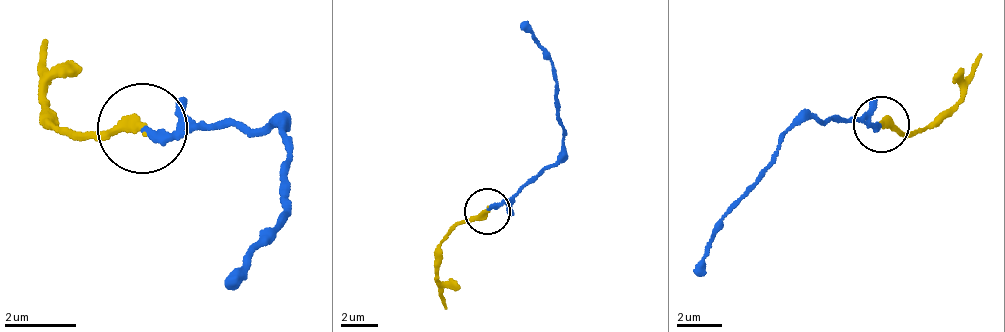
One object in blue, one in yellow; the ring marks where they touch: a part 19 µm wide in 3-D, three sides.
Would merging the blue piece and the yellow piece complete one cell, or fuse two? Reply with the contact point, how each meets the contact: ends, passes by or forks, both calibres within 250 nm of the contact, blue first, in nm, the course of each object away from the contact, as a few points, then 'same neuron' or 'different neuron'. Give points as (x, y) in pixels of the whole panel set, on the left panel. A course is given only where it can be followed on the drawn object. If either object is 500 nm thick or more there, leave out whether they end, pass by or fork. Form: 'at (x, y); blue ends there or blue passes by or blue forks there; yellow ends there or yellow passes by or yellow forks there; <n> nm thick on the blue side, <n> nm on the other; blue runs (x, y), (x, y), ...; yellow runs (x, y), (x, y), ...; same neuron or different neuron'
at (142, 128); blue ends there; yellow ends there; 200 nm thick on the blue side, 280 nm on the other; blue runs (141, 131), (230, 119), (283, 133), (278, 239), (226, 281); yellow runs (141, 131), (76, 136), (54, 122), (40, 98), (44, 39); same neuron

